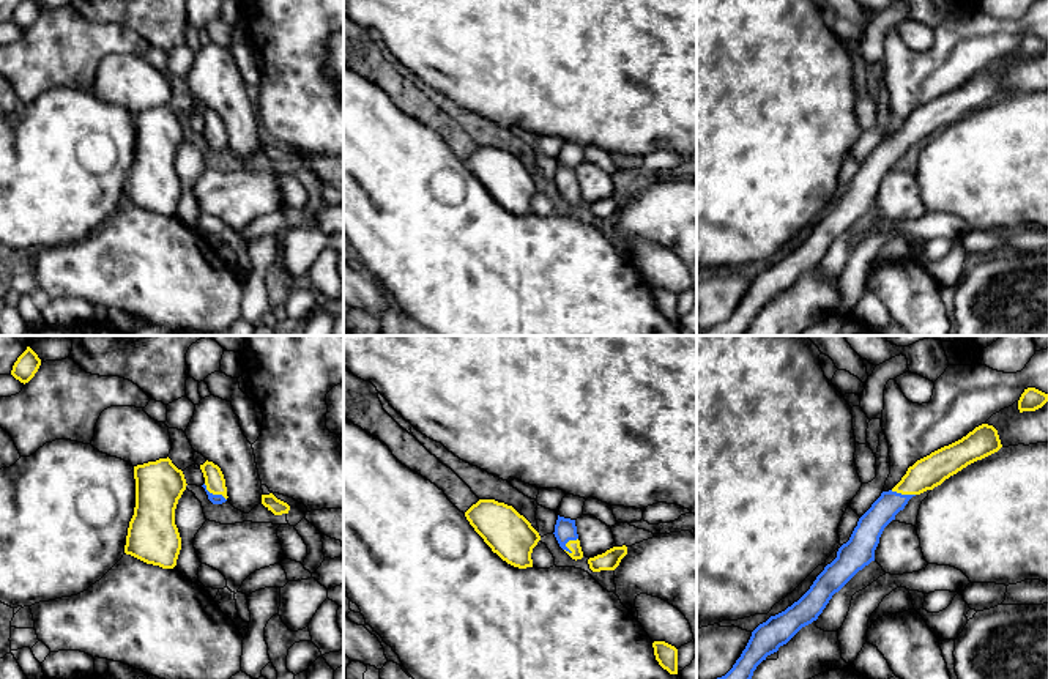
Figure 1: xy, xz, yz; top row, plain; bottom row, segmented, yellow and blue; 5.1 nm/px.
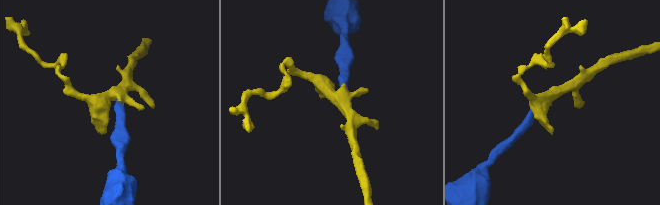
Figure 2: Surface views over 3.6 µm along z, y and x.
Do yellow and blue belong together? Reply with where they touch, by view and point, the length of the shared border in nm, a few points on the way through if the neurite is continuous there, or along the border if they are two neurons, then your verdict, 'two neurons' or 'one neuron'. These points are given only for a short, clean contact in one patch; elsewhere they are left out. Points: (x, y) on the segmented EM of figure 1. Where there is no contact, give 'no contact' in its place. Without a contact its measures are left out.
xz (568, 542) | 100 nm | across xz (574, 545), (568, 542), (564, 530) | one neuron

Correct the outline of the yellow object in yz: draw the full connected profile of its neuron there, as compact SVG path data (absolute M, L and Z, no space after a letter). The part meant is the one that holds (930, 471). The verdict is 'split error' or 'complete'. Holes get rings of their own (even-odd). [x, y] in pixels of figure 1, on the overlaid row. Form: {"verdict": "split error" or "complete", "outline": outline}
{"verdict": "split error", "outline": "M982 424L961 440L909 466L901 480L892 490L883 492L859 518L849 540L838 548L837 558L824 567L810 589L785 611L760 624L733 668L717 679L752 679L753 671L767 655L777 652L802 627L816 621L832 596L875 561L875 550L884 528L895 520L912 496L933 490L968 465L1001 447L998 430Z"}

